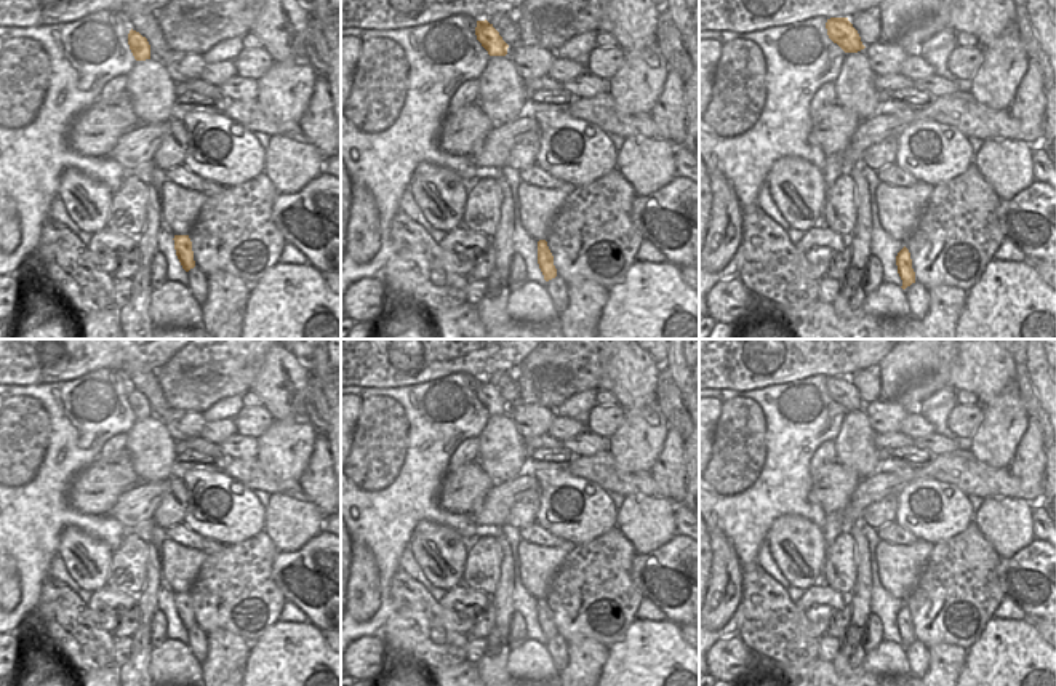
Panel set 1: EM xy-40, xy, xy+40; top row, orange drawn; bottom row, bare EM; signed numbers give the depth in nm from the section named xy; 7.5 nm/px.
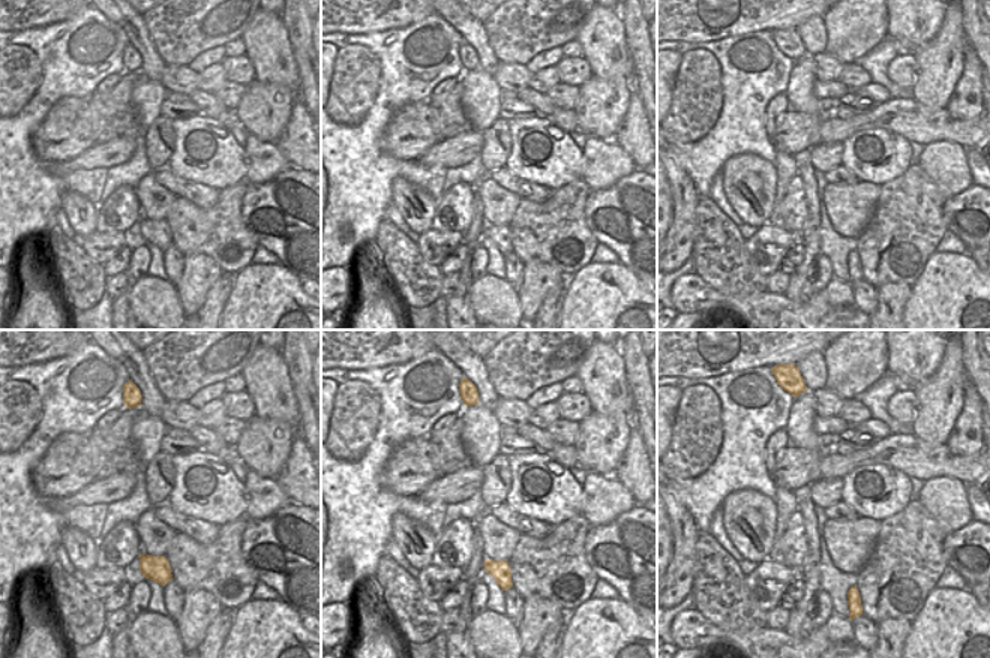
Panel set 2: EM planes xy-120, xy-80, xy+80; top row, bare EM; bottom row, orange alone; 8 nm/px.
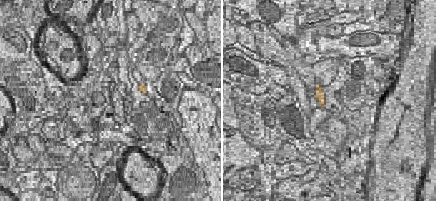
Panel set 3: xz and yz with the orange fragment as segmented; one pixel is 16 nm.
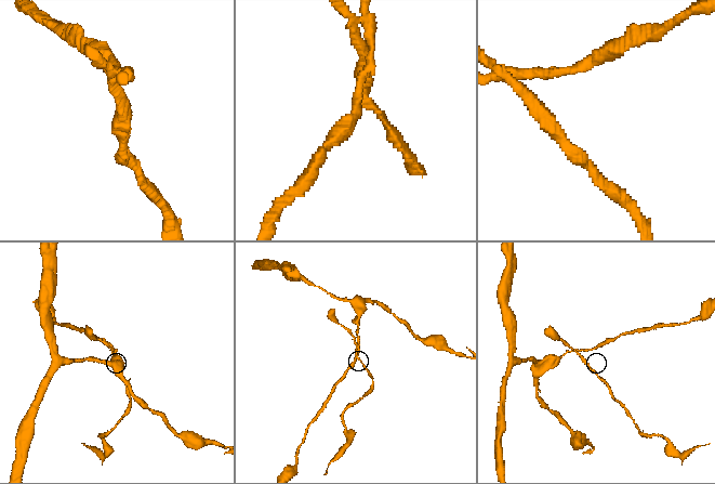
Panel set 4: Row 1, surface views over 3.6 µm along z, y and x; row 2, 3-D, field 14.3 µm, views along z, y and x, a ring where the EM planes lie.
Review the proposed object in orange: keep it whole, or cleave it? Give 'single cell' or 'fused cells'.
single cell

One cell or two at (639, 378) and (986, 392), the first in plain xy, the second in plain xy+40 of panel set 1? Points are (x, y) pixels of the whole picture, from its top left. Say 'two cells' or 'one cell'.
one cell

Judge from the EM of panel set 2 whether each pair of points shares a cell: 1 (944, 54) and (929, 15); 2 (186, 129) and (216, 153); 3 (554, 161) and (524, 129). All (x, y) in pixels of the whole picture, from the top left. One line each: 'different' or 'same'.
1: different
2: same
3: same

